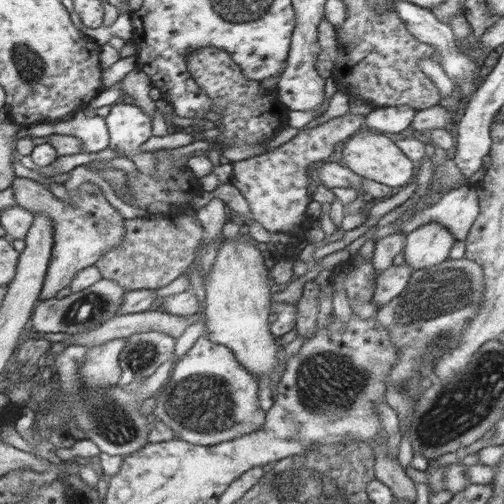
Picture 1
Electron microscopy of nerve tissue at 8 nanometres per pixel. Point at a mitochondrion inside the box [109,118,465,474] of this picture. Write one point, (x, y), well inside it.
(202, 404)

